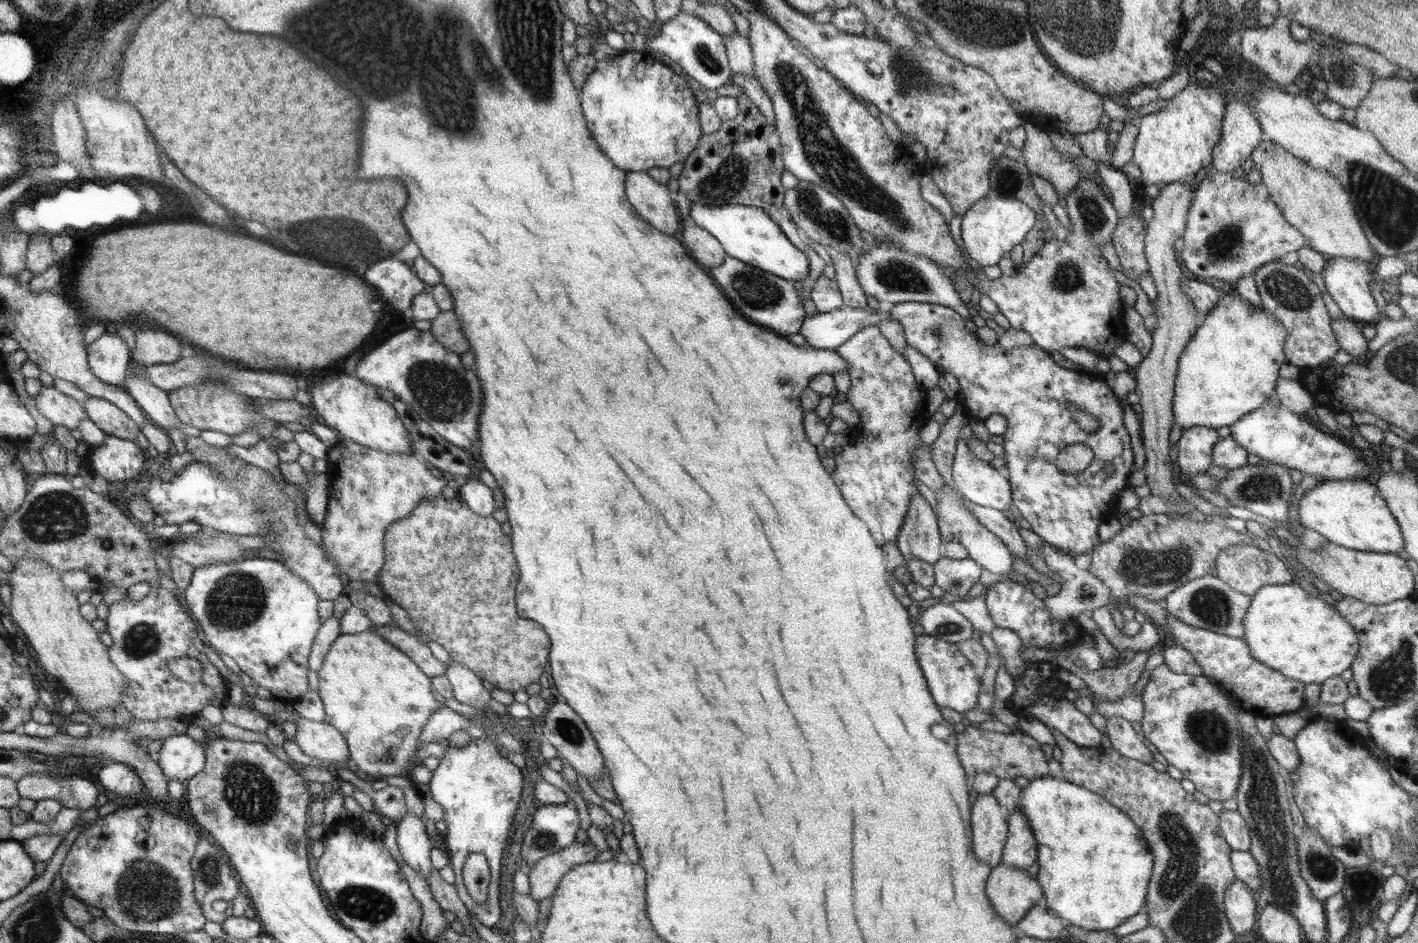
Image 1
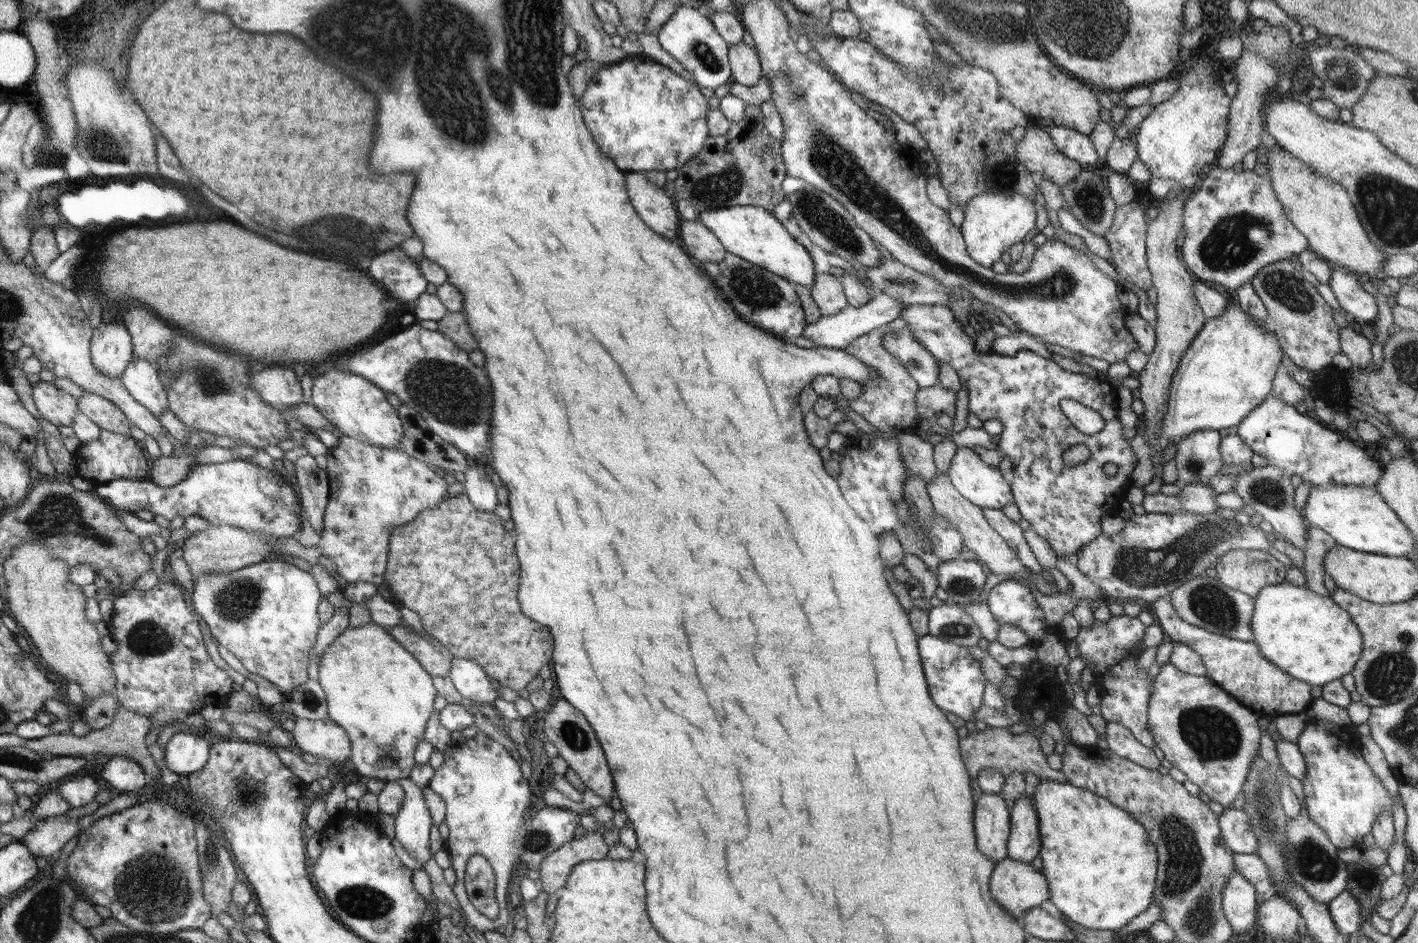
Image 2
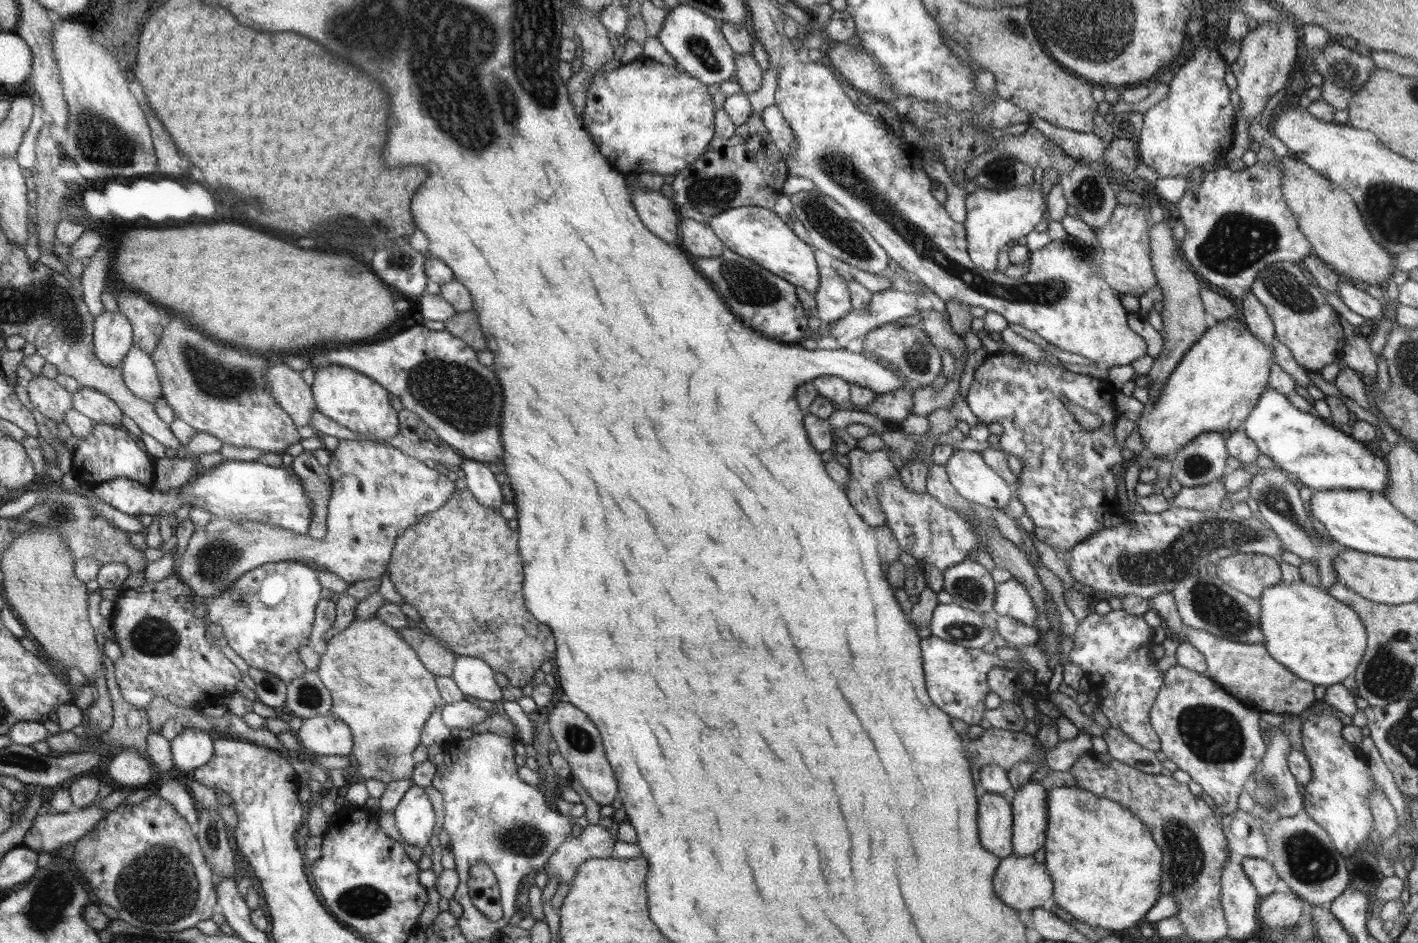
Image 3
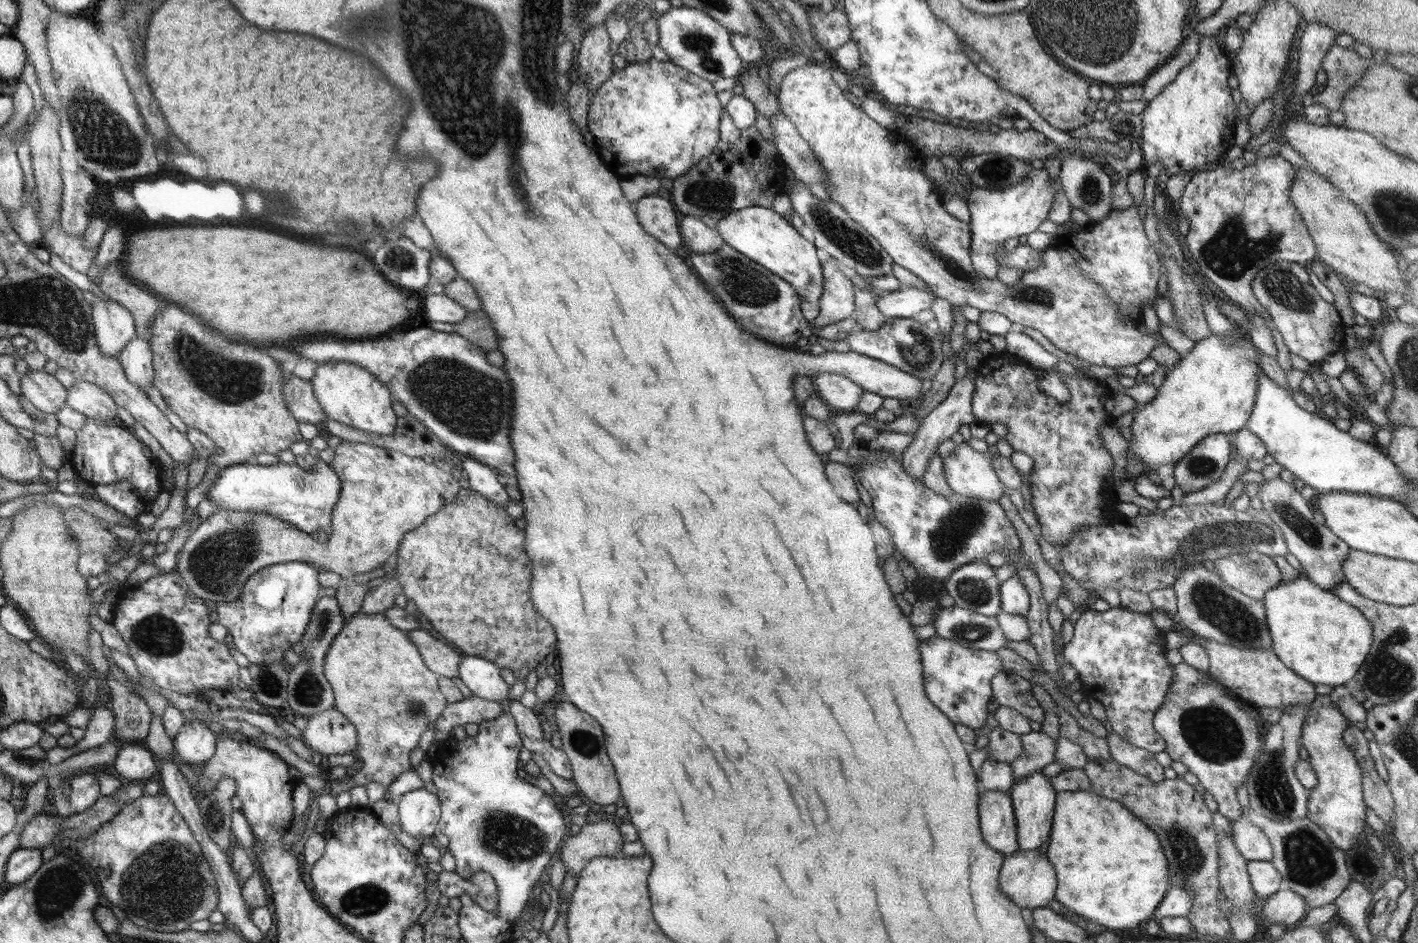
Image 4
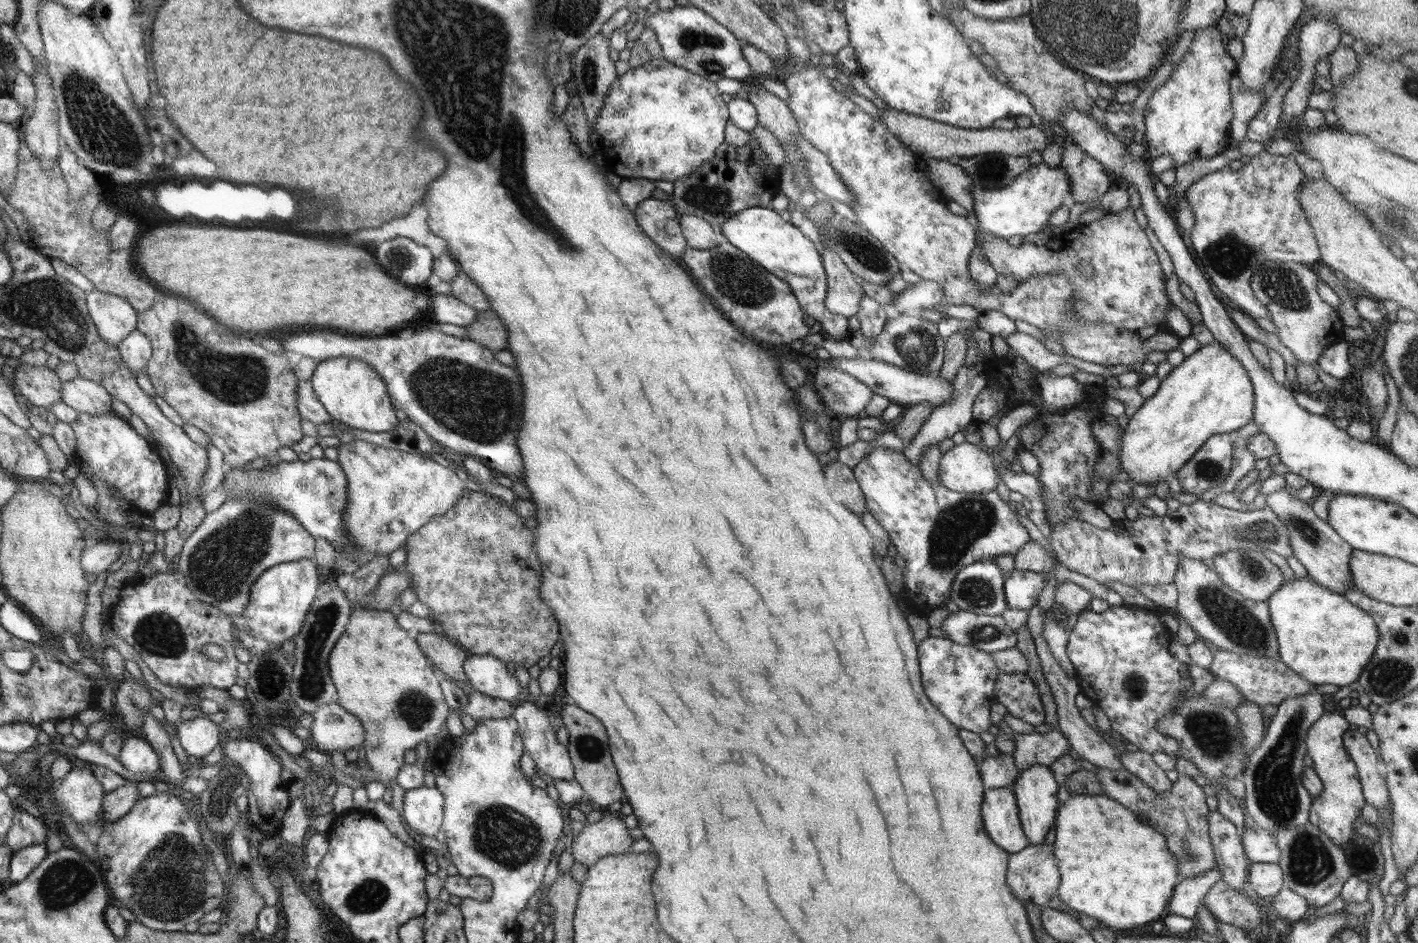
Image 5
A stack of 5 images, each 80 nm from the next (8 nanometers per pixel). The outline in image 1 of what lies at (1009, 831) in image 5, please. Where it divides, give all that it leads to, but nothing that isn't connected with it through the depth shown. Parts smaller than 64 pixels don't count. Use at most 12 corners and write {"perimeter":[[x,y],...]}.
{"perimeter":[[992,794],[971,805],[972,850],[1001,864],[1008,825]]}

